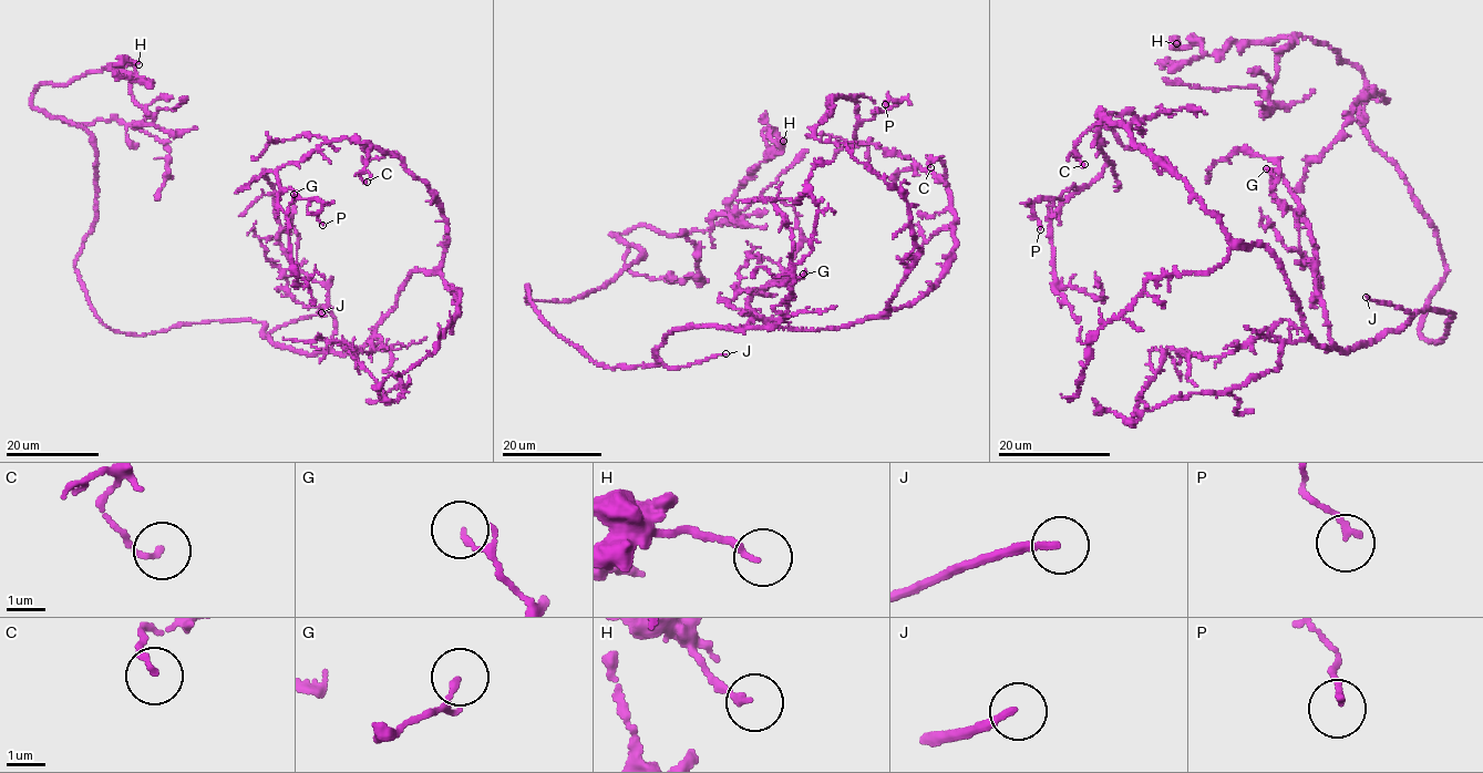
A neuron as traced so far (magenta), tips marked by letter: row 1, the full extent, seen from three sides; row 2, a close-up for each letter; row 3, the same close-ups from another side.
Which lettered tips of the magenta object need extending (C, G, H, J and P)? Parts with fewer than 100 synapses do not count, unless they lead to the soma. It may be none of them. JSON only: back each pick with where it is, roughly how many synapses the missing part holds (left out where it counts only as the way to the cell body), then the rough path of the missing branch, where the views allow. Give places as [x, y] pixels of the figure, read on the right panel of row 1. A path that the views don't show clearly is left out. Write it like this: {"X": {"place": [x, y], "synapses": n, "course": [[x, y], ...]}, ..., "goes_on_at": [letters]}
{"J": {"place": [1366, 297], "course": [[1366, 297], [1217, 214], [1169, 193], [1161, 187], [1163, 183]]}, "goes_on_at": ["J"]}

